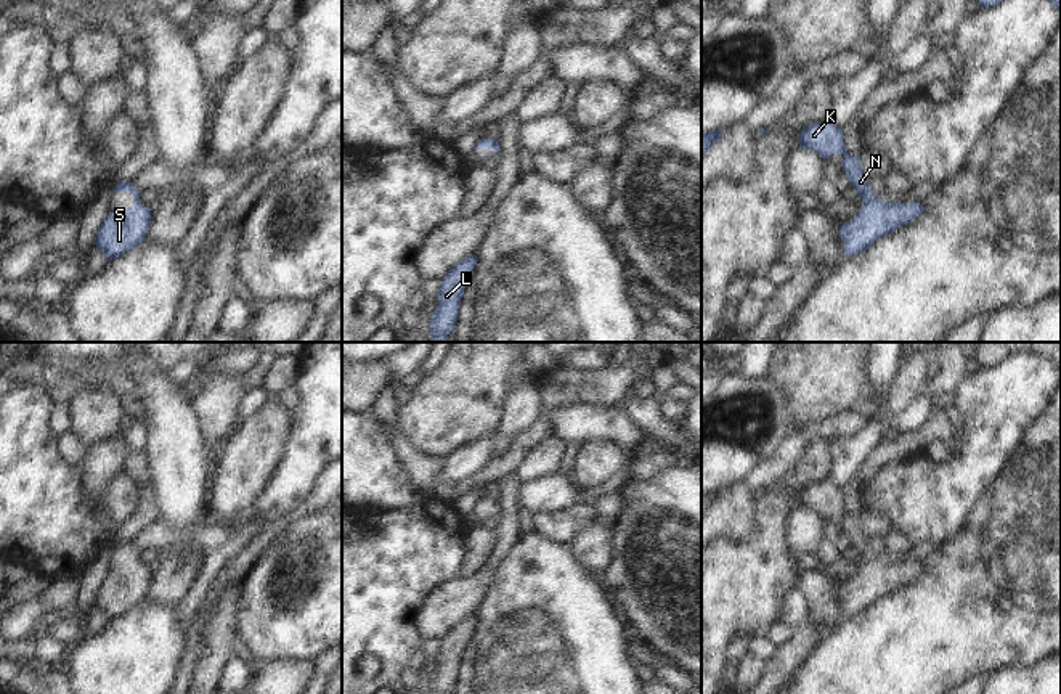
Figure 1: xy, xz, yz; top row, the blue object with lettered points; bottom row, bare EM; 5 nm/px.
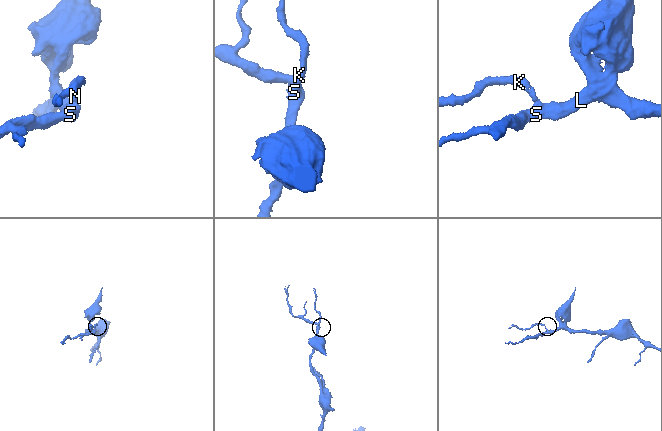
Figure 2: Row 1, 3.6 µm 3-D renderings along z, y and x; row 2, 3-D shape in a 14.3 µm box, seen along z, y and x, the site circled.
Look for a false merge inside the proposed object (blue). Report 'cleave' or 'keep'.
keep

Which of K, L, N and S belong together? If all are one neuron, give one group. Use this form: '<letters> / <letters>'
K L N S

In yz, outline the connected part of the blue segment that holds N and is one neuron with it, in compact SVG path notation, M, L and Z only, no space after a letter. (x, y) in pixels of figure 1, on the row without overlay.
M827 480L804 485L799 493L799 506L819 512L823 519L831 514L841 514L844 517L841 527L846 532L846 538L864 559L859 574L839 586L848 618L870 609L878 598L892 593L923 574L921 562L888 562L873 554L868 538L860 529L860 517L848 514L839 487Z

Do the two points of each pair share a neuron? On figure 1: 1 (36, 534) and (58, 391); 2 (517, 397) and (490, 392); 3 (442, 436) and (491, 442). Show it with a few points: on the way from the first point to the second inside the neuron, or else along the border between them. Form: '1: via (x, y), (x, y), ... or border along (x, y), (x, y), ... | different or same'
1: border along (42, 387), (50, 405) | different
2: border along (536, 379), (517, 376), (511, 383), (495, 431) | different
3: border along (495, 431), (456, 447), (442, 458) | different

